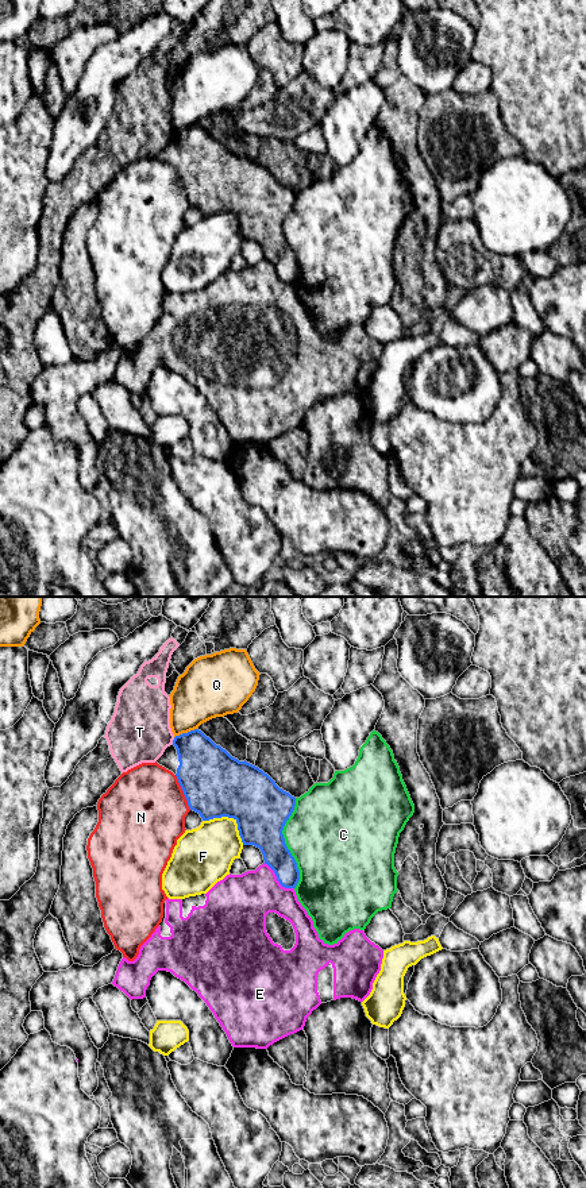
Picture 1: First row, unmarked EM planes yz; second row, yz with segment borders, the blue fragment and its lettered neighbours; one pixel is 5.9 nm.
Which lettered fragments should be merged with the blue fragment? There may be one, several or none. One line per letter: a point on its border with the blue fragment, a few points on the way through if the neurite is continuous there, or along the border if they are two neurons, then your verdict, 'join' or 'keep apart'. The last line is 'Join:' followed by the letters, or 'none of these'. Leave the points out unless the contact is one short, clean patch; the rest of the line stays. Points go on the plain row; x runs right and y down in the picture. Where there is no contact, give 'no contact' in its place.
C: yz (285, 239) | keep apart
E: yz (277, 274) | keep apart
F: yz (231, 212) | keep apart
N: yz (184, 188) | keep apart
Q: yz (185, 128) | keep apart
T: yz (173, 135) | along yz (174, 132), (172, 138) | keep apart
Join: none of these

